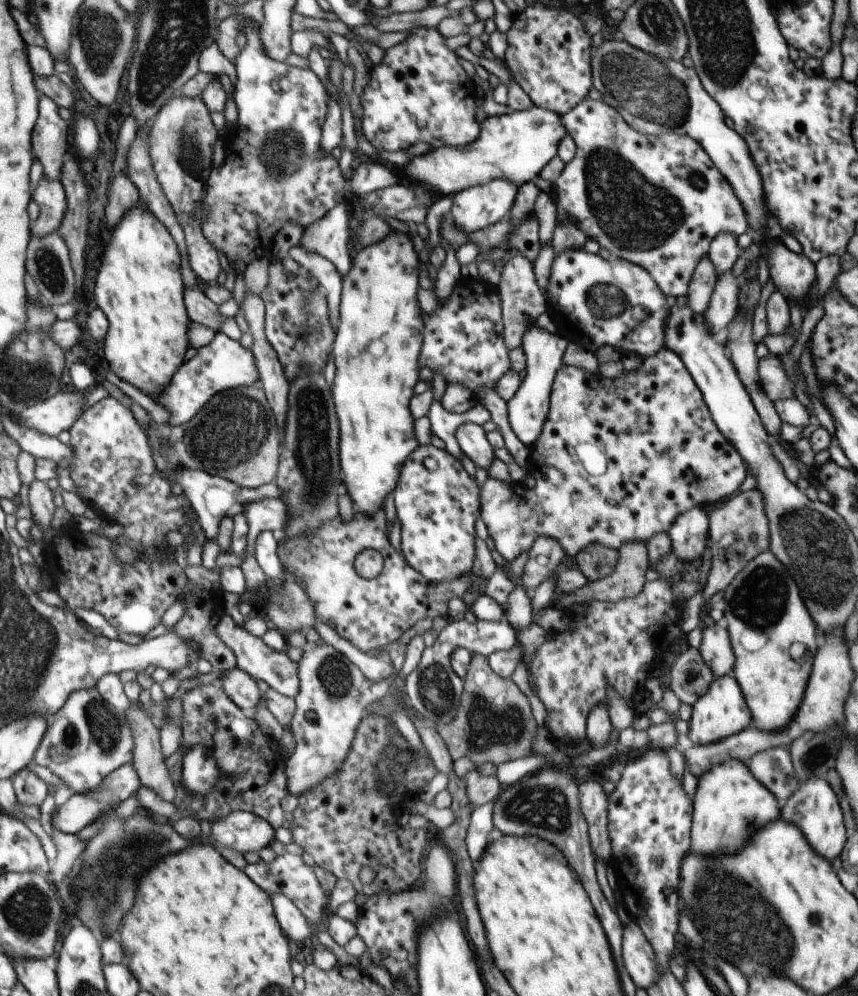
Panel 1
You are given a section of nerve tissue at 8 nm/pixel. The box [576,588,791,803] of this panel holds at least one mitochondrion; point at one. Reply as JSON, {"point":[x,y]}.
{"point":[691,677]}

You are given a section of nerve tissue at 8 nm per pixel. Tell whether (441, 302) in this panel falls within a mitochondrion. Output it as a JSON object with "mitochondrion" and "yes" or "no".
{"mitochondrion":"no"}

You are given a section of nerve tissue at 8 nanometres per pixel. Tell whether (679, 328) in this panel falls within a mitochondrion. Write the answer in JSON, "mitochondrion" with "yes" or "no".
{"mitochondrion":"no"}

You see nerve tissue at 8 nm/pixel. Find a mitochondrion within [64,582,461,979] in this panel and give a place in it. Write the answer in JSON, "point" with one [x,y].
{"point":[126,854]}

